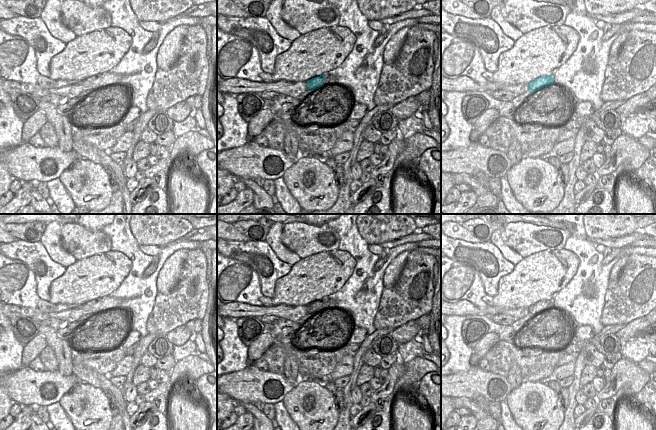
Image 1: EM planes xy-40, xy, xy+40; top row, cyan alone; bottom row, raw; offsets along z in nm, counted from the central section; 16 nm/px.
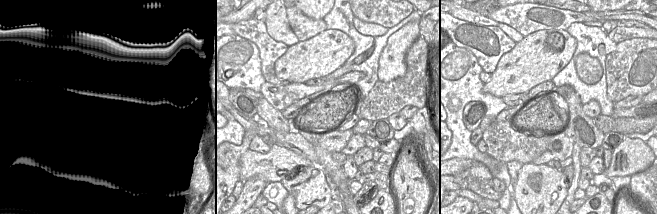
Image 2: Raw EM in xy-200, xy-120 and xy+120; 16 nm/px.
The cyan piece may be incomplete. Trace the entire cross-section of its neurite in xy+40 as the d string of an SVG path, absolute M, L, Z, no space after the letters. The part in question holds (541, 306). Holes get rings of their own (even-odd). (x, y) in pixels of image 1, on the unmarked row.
M553 298L548 300L543 300L529 306L528 314L532 315L530 317L532 319L534 316L553 308L555 308Z

